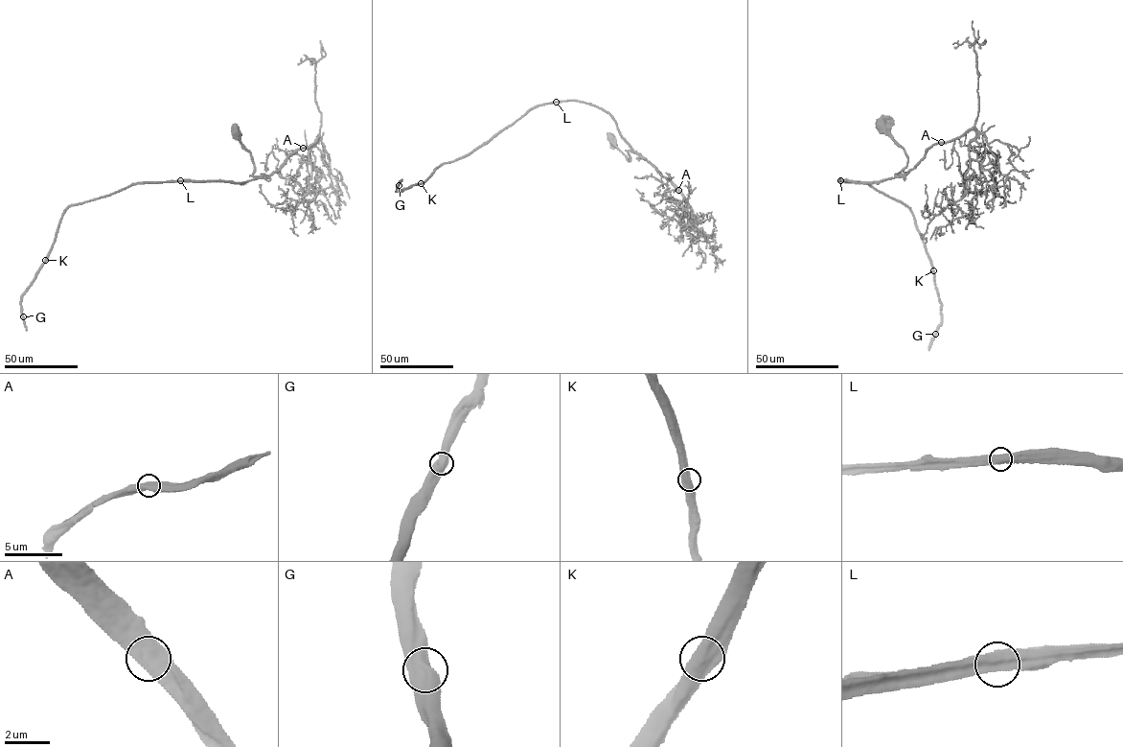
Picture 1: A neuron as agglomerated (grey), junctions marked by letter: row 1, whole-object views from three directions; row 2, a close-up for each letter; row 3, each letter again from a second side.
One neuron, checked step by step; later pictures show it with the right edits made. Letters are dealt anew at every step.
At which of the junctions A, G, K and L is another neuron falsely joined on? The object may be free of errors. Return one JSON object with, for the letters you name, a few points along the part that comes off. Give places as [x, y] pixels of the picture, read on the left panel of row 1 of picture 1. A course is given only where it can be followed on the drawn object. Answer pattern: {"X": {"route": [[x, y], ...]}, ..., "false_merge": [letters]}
{"false_merge": []}

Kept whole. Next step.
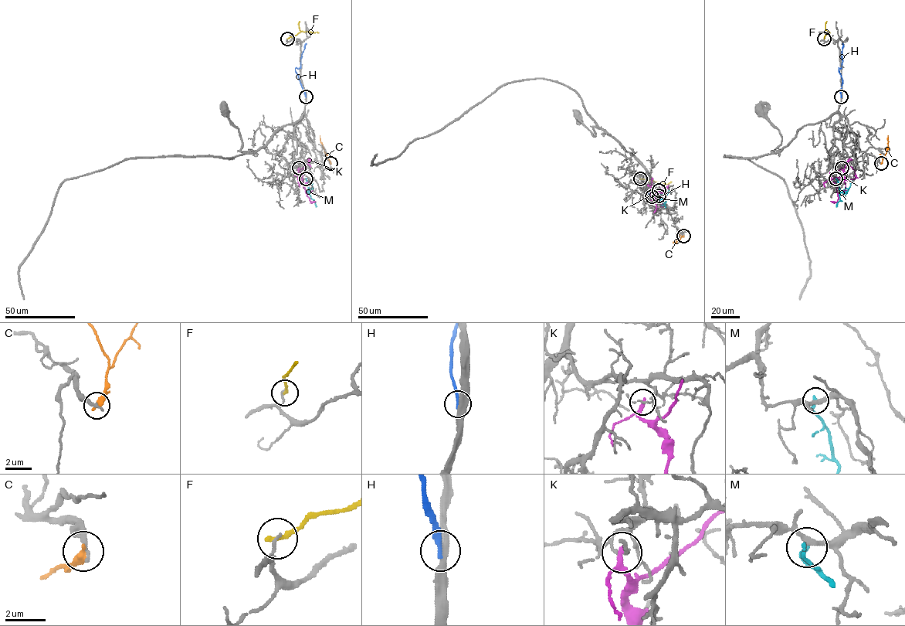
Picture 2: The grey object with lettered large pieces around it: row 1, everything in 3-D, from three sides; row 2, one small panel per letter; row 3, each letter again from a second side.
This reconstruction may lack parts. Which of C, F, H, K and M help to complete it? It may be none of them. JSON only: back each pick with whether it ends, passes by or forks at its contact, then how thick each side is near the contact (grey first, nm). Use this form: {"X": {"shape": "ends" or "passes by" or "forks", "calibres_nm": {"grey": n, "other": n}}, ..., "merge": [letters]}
{"merge": []}

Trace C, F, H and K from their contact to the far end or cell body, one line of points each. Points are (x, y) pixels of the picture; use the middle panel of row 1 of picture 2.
C: (683, 236), (672, 243)
F: (640, 178), (668, 184), (671, 182)
H: (659, 195), (652, 197), (648, 193), (659, 198)
K: (651, 196), (653, 199), (655, 192), (662, 192), (668, 185)

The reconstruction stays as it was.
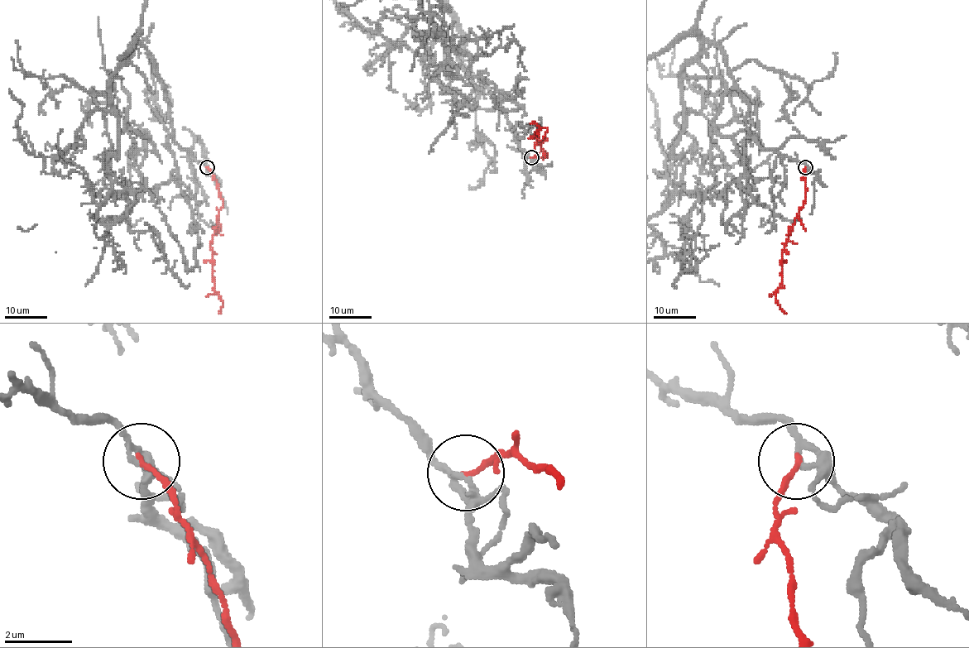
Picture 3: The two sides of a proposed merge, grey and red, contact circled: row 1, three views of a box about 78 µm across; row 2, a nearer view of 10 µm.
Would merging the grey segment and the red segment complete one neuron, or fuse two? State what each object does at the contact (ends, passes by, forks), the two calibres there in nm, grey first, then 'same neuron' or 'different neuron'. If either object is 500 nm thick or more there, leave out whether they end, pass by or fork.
grey forks; red ends; calibres 160 and 150 nm; different neuron

